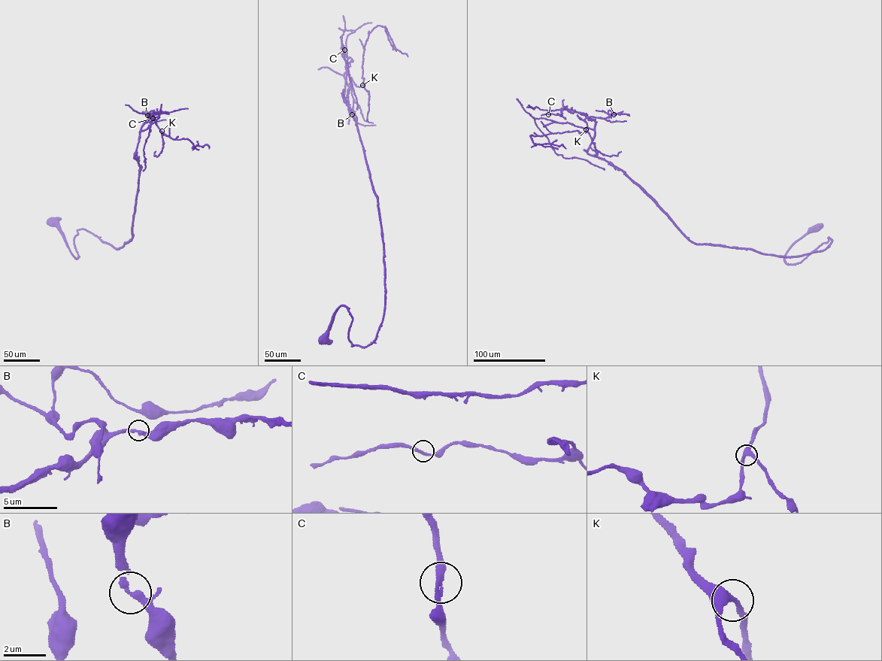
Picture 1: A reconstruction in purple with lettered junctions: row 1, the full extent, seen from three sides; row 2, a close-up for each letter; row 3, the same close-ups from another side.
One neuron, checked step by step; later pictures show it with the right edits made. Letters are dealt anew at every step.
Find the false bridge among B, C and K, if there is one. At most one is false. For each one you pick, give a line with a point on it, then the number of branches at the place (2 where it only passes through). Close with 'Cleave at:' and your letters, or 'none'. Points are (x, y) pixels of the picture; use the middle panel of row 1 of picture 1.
Cleave at: none

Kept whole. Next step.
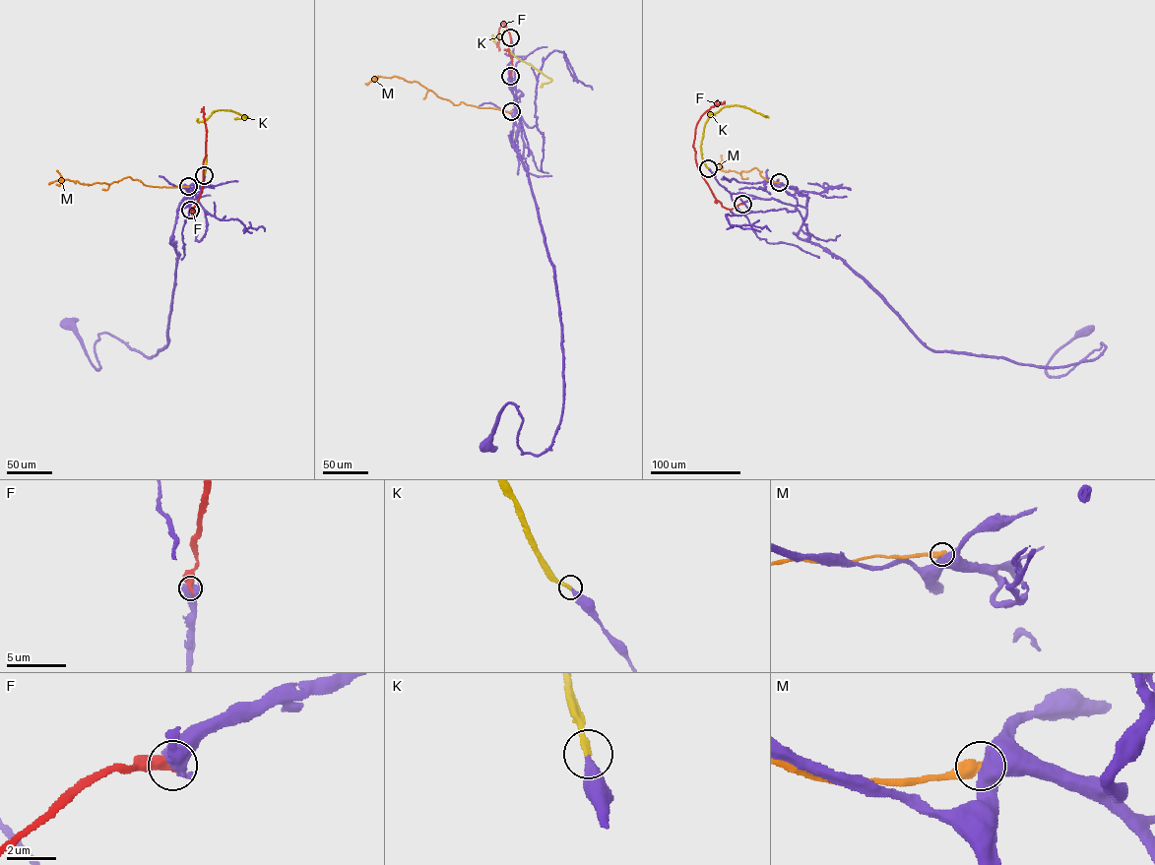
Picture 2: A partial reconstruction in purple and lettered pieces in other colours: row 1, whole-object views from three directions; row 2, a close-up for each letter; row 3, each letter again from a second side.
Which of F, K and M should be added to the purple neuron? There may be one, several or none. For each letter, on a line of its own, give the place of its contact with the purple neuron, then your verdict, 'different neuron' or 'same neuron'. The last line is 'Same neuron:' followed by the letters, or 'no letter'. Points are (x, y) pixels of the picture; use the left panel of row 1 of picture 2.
F: meets purple at (190, 210); different neuron
K: meets purple at (204, 175); same neuron
M: meets purple at (188, 186); different neuron
Same neuron: K

